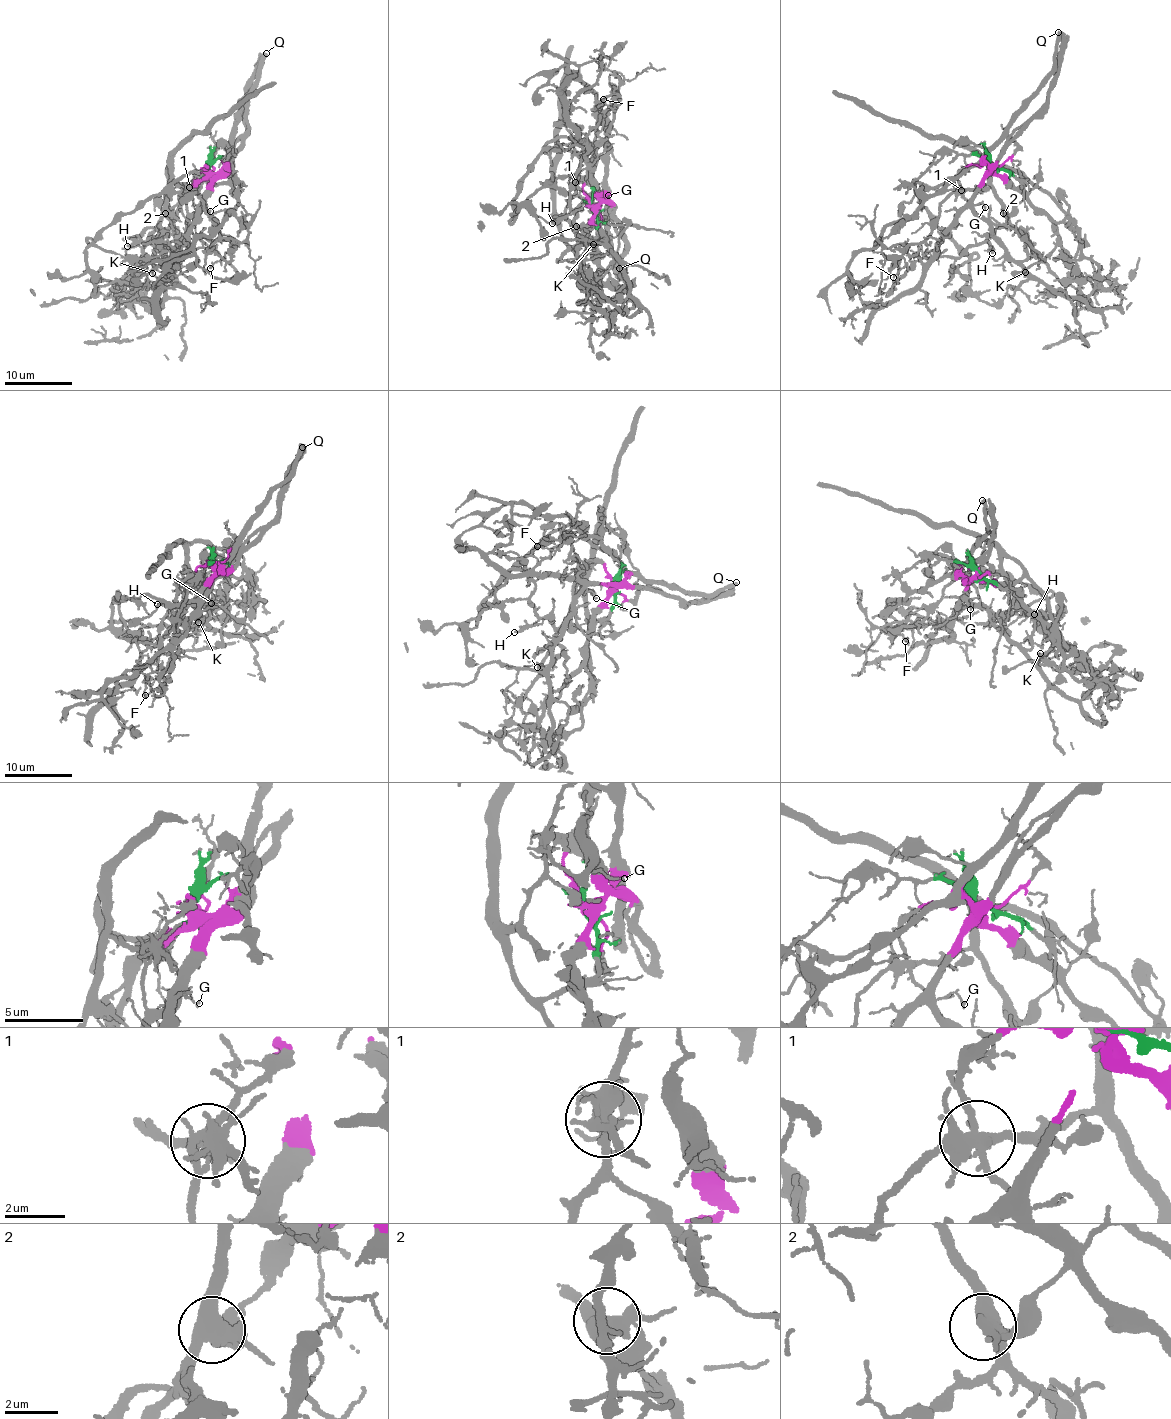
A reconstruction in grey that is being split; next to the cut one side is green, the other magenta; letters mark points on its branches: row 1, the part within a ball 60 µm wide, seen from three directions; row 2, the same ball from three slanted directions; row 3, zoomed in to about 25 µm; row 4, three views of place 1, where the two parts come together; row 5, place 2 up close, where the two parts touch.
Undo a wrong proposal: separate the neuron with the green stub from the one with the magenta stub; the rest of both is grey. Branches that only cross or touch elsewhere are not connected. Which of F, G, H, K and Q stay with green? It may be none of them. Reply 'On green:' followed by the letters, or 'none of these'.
On green: F, H

